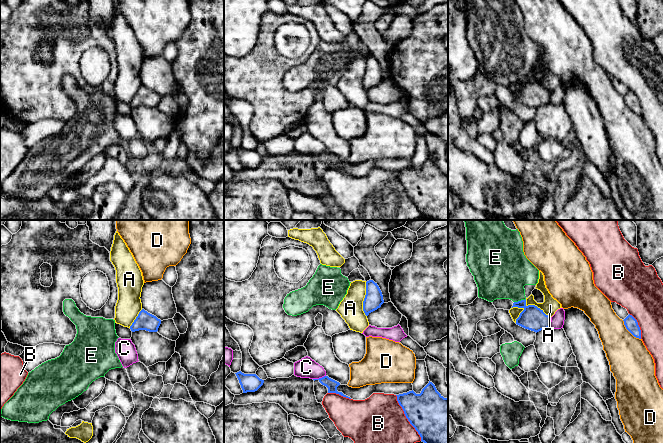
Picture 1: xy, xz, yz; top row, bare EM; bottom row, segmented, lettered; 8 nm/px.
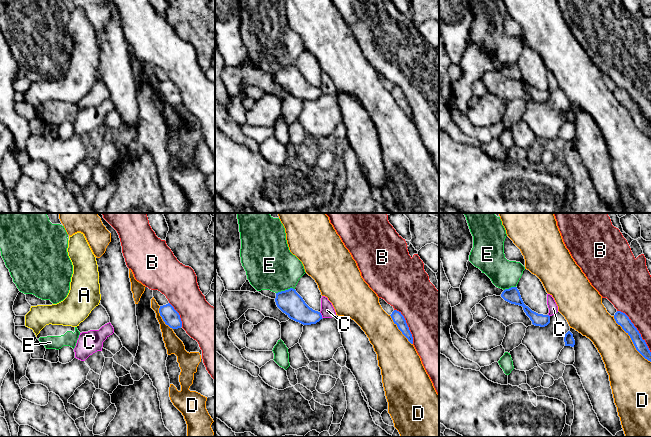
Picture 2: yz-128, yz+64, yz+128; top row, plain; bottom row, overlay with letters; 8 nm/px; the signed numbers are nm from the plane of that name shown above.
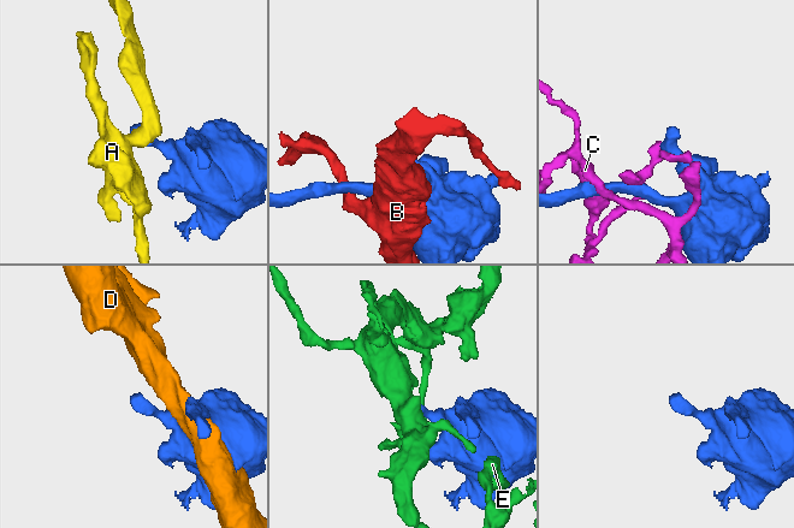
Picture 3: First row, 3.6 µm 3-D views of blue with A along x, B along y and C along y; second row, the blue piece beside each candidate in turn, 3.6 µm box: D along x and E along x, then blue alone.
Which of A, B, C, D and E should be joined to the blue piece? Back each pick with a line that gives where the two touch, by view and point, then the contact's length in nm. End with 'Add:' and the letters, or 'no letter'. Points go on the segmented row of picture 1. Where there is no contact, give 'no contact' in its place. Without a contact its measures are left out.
Add: no letter

